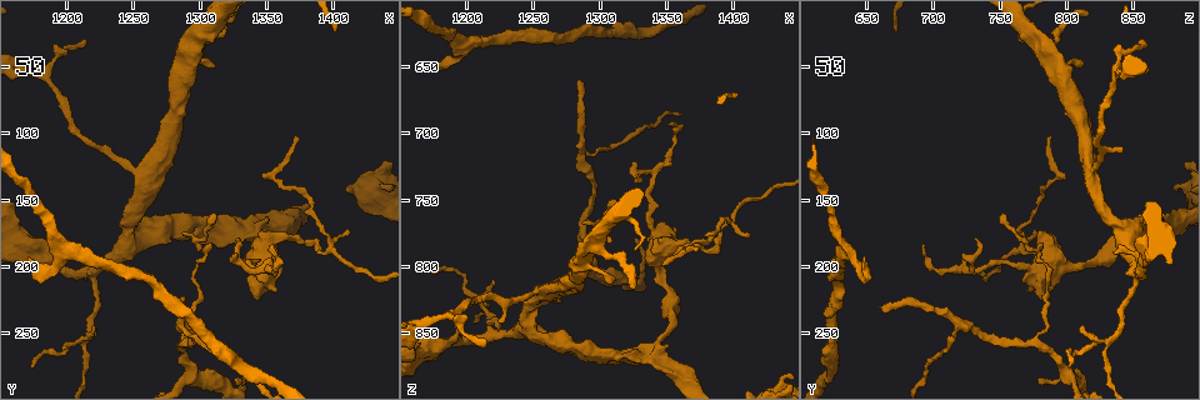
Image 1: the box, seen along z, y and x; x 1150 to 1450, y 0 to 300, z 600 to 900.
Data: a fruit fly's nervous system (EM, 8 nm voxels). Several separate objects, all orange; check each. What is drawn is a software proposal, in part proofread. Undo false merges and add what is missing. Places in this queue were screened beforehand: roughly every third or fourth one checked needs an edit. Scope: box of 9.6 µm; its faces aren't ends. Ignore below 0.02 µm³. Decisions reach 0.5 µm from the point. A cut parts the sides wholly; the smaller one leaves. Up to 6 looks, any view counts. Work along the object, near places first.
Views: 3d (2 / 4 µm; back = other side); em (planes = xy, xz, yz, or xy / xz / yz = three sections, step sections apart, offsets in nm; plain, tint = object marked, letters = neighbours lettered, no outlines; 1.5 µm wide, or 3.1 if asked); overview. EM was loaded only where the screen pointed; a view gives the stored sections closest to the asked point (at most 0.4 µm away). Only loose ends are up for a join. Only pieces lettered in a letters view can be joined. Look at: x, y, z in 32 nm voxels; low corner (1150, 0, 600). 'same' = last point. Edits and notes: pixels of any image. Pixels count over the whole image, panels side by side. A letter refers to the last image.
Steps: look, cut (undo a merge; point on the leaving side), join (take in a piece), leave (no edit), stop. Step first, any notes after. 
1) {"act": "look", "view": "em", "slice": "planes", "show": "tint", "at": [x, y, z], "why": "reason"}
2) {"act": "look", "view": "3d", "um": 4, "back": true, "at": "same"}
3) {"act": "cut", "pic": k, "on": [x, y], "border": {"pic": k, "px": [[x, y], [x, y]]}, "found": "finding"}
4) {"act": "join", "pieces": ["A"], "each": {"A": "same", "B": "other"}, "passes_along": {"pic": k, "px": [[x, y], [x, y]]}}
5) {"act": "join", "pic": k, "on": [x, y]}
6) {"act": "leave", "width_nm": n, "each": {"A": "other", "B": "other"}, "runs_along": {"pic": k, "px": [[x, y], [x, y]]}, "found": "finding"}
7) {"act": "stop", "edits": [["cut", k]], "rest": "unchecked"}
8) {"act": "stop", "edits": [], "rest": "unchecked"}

{"act": "look", "view": "3d", "um": 4, "at": [1220, 246, 814], "why": "branch stops here"}

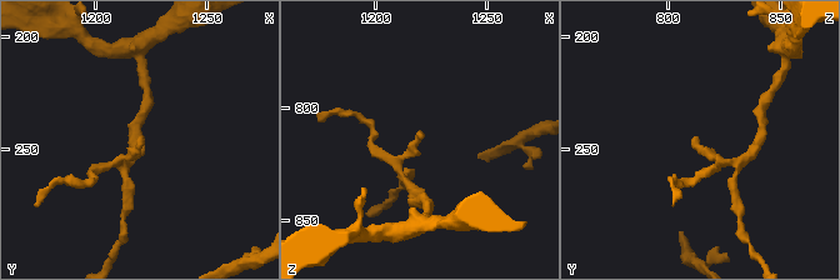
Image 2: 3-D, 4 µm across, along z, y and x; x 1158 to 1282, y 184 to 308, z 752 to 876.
{"act": "look", "view": "em", "slice": "planes", "show": "letters", "at": [1222, 245, 813], "why": "shape alone is not enough"}

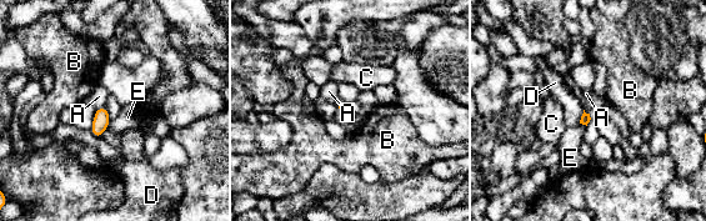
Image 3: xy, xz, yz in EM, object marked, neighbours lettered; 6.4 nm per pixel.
{"act": "leave", "each": {"A": "other", "B": "other", "C": "other", "D": "other", "E": "other"}, "border": {"pic": 3, "px": [[105, 105], [96, 109]]}, "found": "none of them fits"}

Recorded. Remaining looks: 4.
{"act": "look", "view": "em", "slice": "planes", "show": "tint", "at": [1170, 194, 648], "why": "branch stops here"}

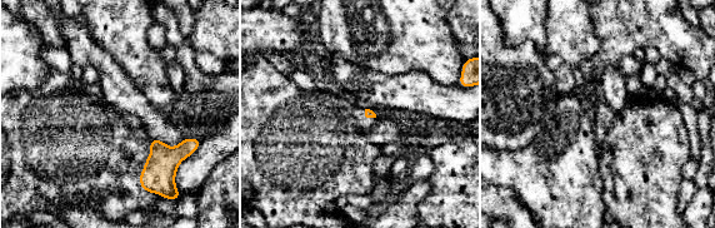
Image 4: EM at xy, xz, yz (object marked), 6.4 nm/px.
{"act": "look", "view": "em", "slice": "planes", "show": "letters", "at": "same", "why": "see the neighbours"}

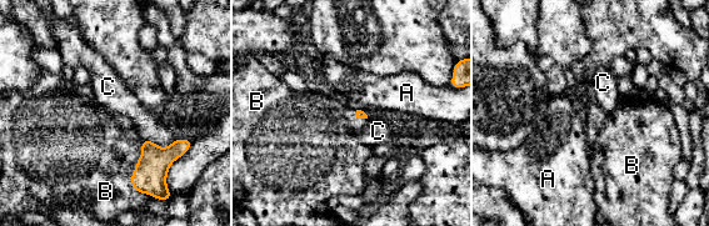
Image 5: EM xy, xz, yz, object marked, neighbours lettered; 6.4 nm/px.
{"act": "join", "pieces": ["B"], "each": {"A": "other", "B": "same", "C": "other"}, "passes_along": {"pic": 5, "px": [[151, 169], [135, 166], [105, 191]]}, "found": "it goes on there"}

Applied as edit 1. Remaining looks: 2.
{"act": "look", "view": "overview"}

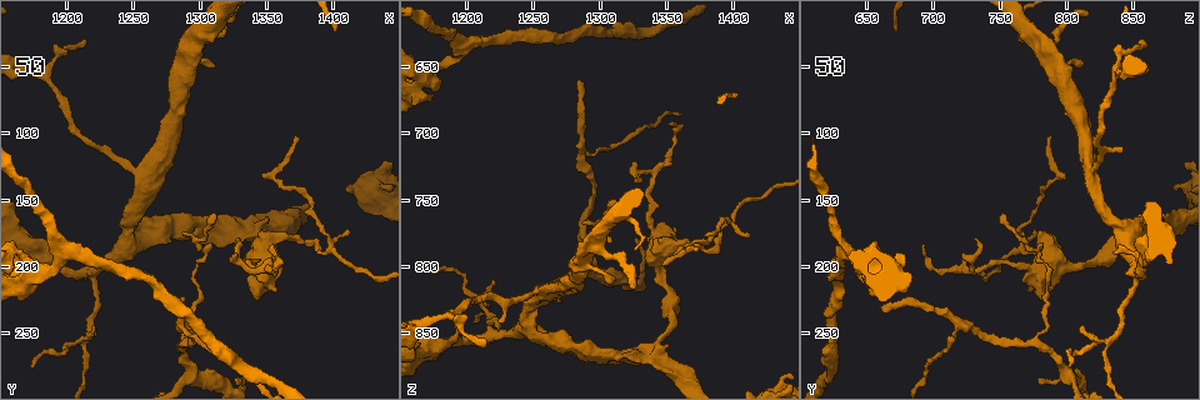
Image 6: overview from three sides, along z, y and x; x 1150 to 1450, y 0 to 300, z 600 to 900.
{"act": "look", "view": "em", "slice": "planes", "show": "letters", "at": [1282, 232, 662], "why": "tapers out"}

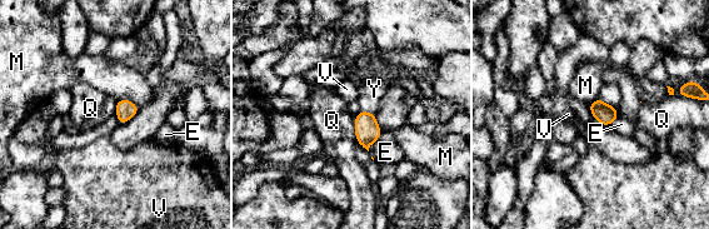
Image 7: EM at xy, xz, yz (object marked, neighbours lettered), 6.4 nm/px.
{"act": "join", "pieces": ["Y"], "width_nm": 140, "longest_contact_nm": ["Q", 160], "each": {"E": "other", "M": "other", "Q": "other", "V": "other", "Y": "same"}, "found": "the neuron continues"}

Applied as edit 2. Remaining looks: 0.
{"act": "stop", "edits": [["join", 5], ["join", 7]], "rest": "unchecked"}

